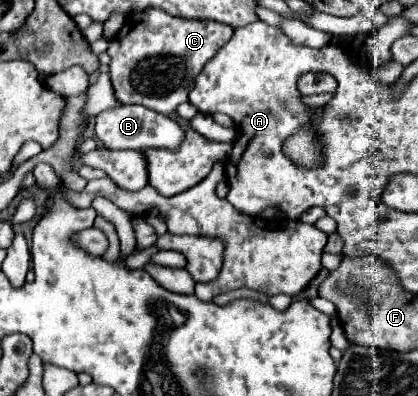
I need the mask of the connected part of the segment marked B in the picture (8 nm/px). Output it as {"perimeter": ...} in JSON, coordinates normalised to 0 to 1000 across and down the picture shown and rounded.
{"perimeter":[[[280,268],[242,283],[227,298],[227,338],[266,379],[337,379],[337,374],[404,374],[423,379],[438,354],[438,328],[419,303],[347,268]]]}

